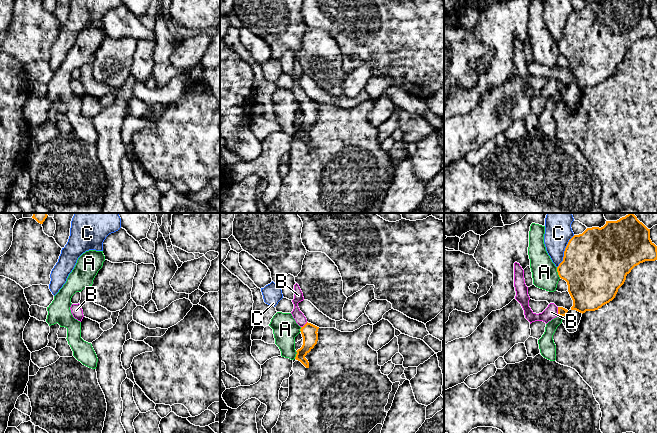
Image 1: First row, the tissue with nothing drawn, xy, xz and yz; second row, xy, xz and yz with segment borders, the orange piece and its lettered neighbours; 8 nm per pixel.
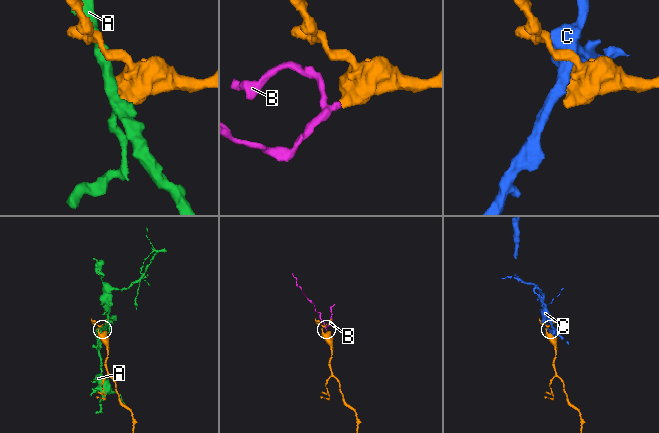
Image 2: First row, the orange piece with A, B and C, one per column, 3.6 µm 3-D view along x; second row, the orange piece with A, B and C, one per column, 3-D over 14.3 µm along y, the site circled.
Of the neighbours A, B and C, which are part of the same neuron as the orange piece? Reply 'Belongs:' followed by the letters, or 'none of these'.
Belongs: B

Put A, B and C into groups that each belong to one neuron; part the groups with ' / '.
A / B / C

